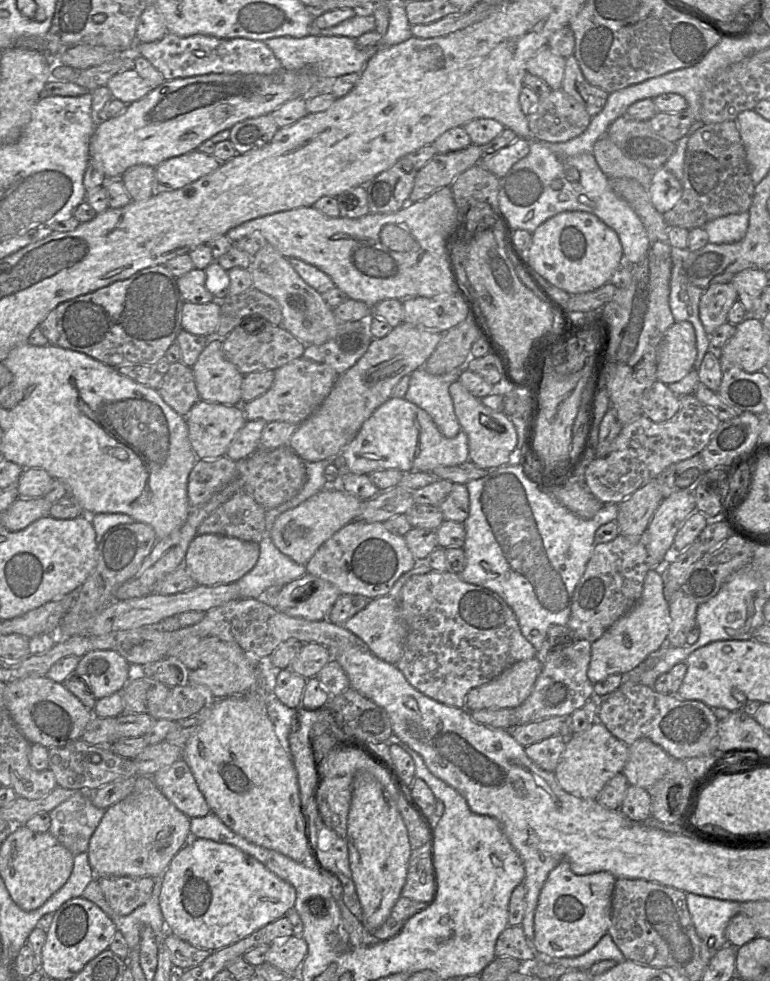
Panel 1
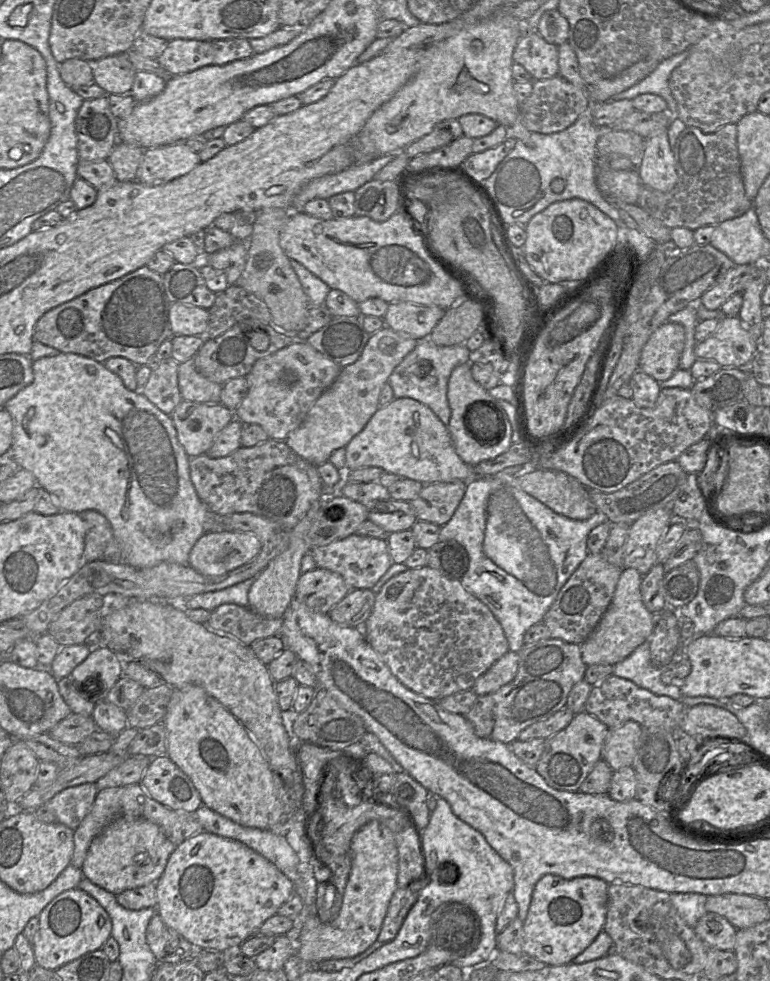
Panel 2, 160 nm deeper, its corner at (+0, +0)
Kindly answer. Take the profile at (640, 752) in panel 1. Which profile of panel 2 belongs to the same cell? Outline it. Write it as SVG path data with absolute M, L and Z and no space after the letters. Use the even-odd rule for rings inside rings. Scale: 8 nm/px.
M627 721L617 728L609 729L602 749L602 760L613 771L632 766L641 731L641 725L634 721Z

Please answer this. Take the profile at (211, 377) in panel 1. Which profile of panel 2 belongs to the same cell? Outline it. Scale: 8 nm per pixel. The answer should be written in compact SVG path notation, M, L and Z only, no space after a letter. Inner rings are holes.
M190 358L178 365L178 387L183 401L219 404L222 385L203 377Z

